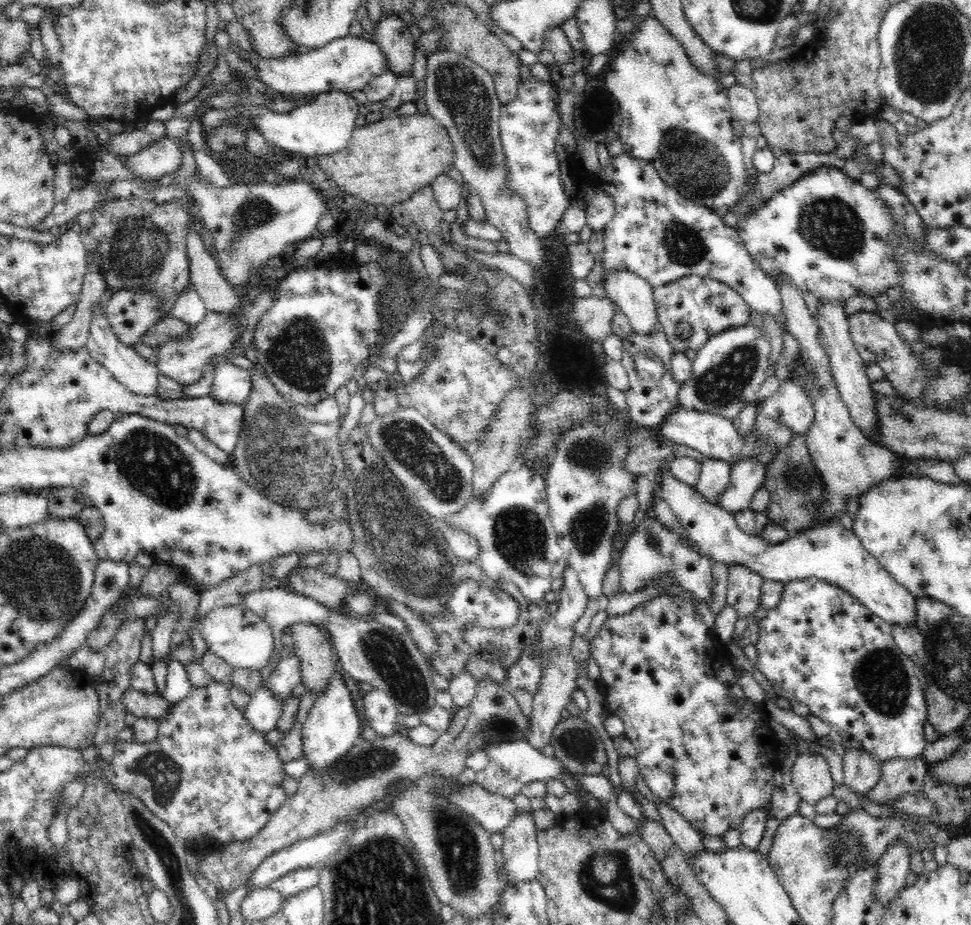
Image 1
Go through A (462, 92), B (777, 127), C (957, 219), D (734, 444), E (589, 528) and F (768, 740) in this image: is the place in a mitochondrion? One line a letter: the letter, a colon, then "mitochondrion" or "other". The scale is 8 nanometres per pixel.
A: mitochondrion
B: other
C: other
D: other
E: mitochondrion
F: other

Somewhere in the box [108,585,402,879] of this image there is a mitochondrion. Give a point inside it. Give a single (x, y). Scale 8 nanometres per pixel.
(163, 776)

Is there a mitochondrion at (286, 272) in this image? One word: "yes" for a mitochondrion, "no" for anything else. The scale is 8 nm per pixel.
no

